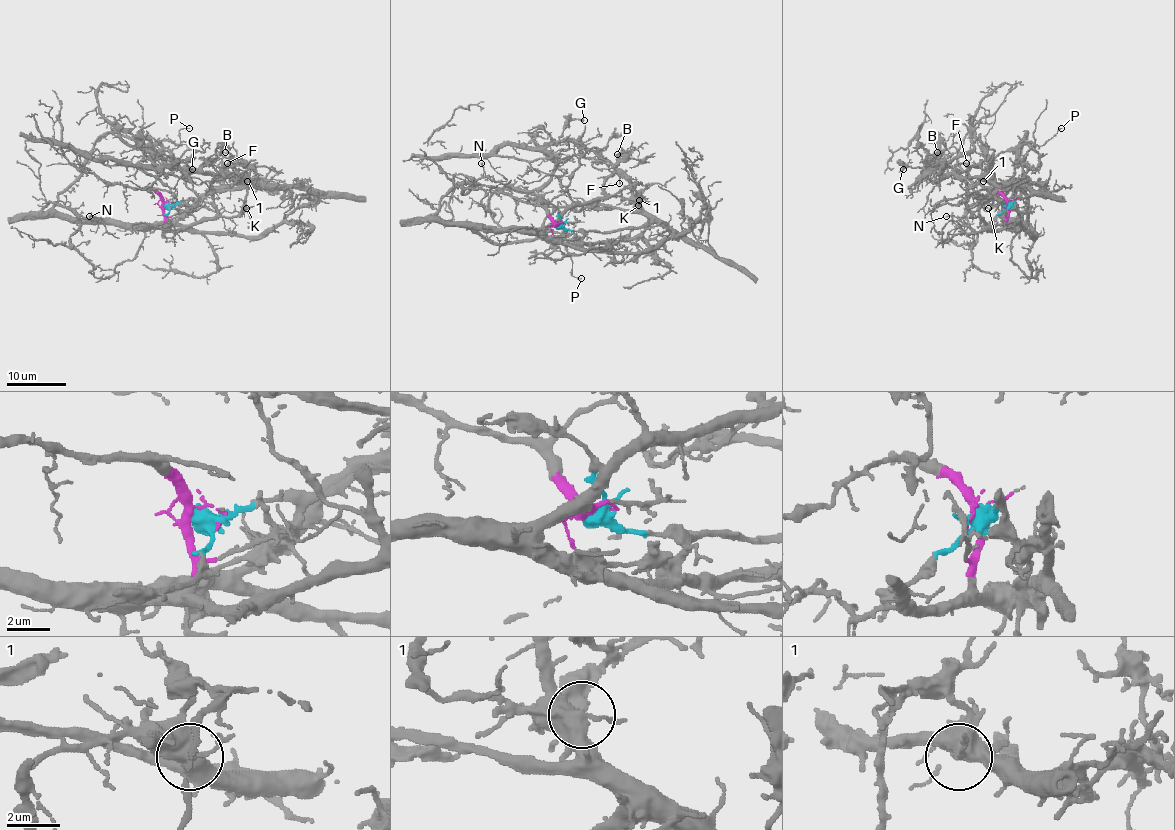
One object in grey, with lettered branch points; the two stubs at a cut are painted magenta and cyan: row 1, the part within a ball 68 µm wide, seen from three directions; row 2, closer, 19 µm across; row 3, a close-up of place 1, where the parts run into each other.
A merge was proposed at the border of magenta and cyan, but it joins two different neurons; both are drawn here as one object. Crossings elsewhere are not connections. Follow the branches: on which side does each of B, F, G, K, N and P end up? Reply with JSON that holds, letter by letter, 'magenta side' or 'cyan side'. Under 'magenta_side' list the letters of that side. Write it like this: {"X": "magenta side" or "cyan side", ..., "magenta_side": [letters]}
{"B": "magenta side", "F": "magenta side", "G": "cyan side", "K": "magenta side", "N": "magenta side", "P": "magenta side", "magenta_side": ["B", "F", "K", "N", "P"]}

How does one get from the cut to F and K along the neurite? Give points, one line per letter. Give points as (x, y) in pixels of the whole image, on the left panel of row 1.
F: (164, 204), (164, 225), (171, 229), (210, 220), (216, 215), (211, 181), (227, 163)
K: (164, 204), (164, 225), (177, 229), (204, 220), (239, 216), (247, 207)

